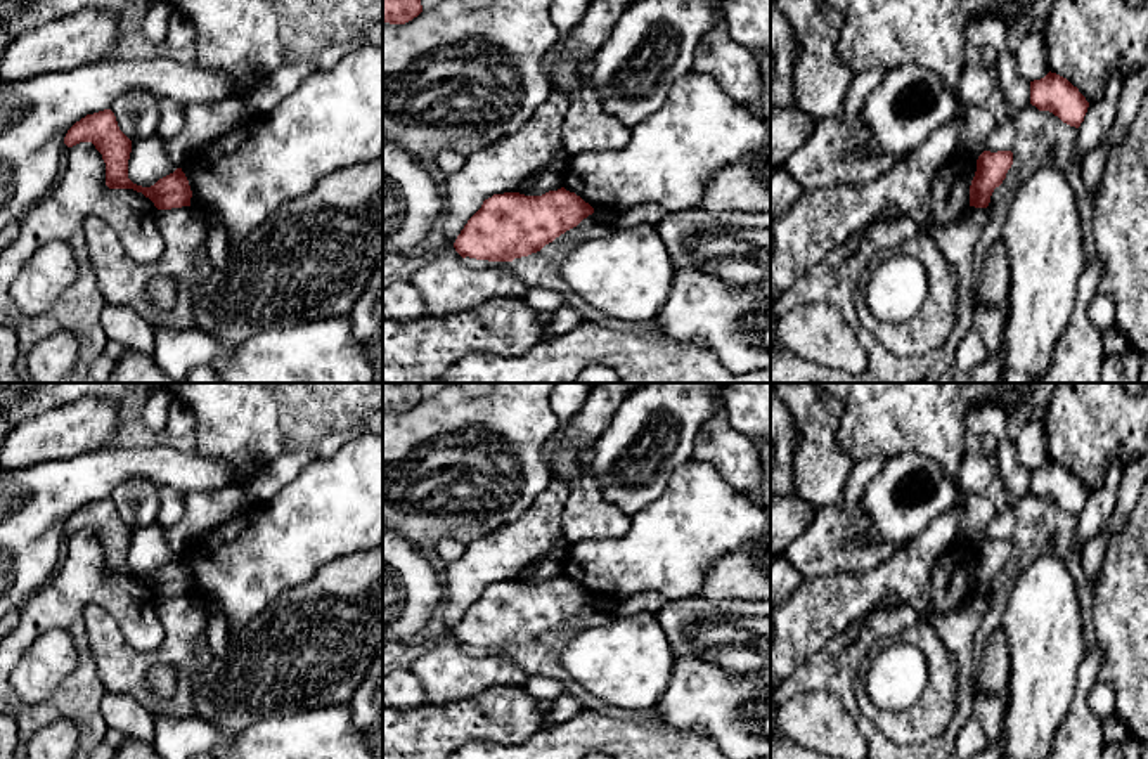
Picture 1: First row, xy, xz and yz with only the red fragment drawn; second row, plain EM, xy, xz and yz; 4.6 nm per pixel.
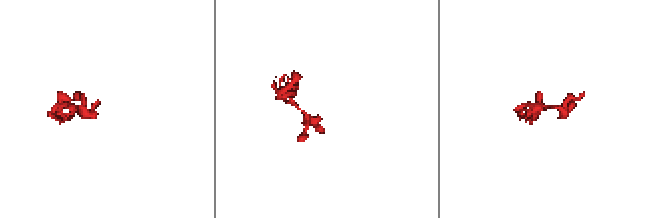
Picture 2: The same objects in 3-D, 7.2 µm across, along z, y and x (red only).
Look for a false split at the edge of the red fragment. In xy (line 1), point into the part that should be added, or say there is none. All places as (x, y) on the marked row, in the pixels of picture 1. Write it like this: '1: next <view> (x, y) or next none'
1: next none

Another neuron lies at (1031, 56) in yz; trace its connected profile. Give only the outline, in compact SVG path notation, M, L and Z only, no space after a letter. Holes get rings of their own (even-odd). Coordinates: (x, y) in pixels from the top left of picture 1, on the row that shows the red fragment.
M1029 33L1015 54L1018 73L1029 81L1041 80L1049 73L1046 49L1041 35Z

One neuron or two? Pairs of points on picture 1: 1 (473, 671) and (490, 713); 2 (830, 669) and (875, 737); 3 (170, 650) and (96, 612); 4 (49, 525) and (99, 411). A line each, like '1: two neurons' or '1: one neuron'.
1: two neurons
2: one neuron
3: one neuron
4: two neurons

